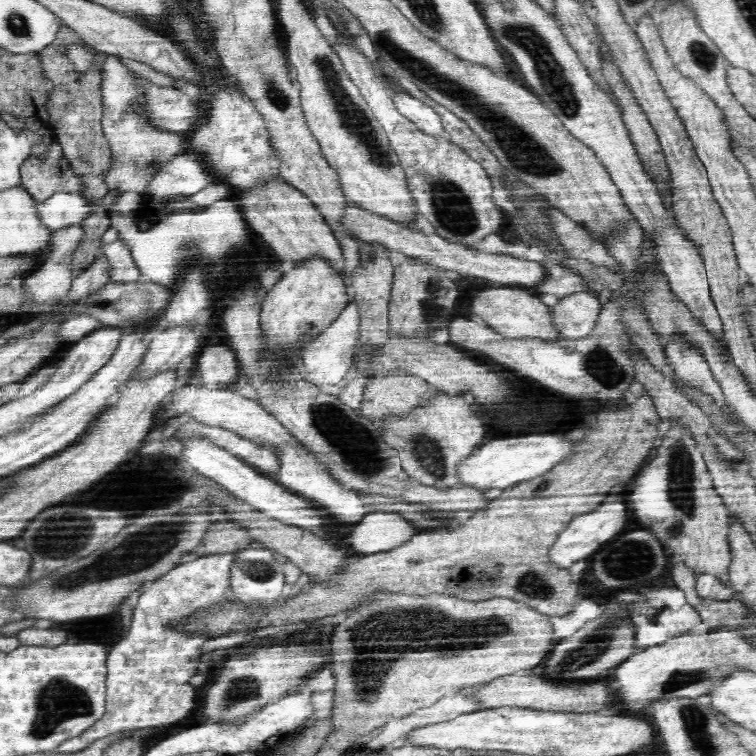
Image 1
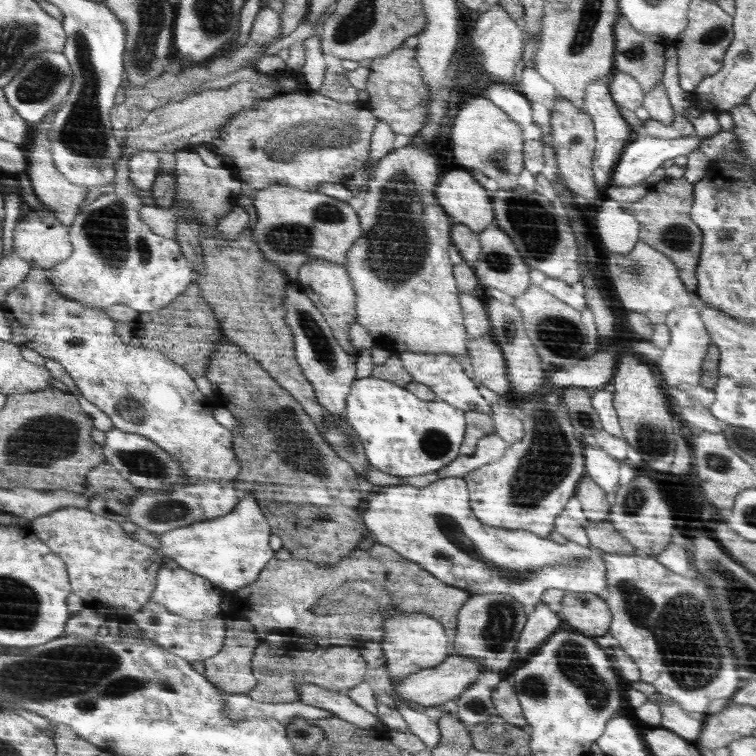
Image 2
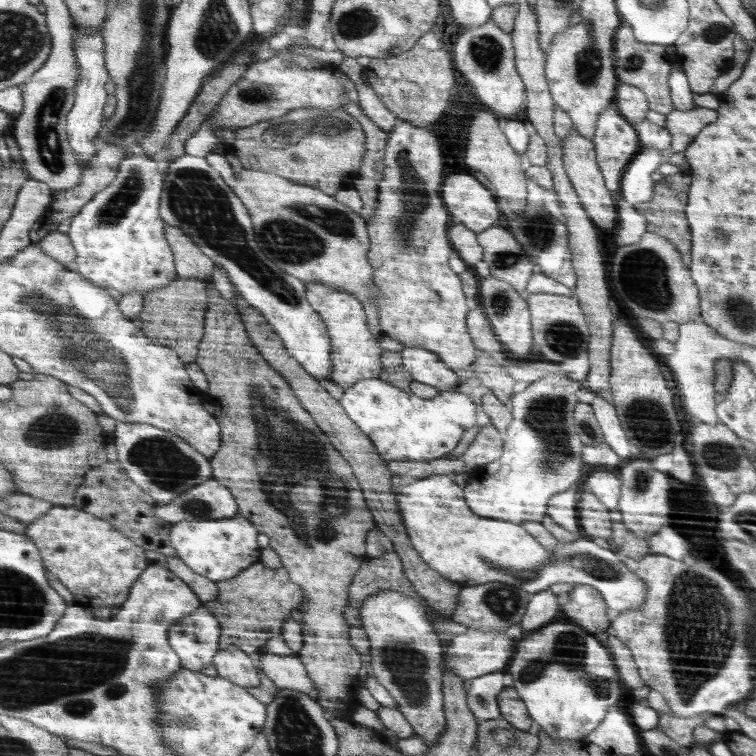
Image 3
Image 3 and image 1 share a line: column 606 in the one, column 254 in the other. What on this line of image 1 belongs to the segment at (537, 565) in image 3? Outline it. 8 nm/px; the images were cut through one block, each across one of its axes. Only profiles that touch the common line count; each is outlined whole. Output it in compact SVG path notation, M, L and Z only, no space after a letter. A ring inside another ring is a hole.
M246 548L236 552L230 568L229 588L235 598L272 604L287 591L284 564L274 559L272 549Z

